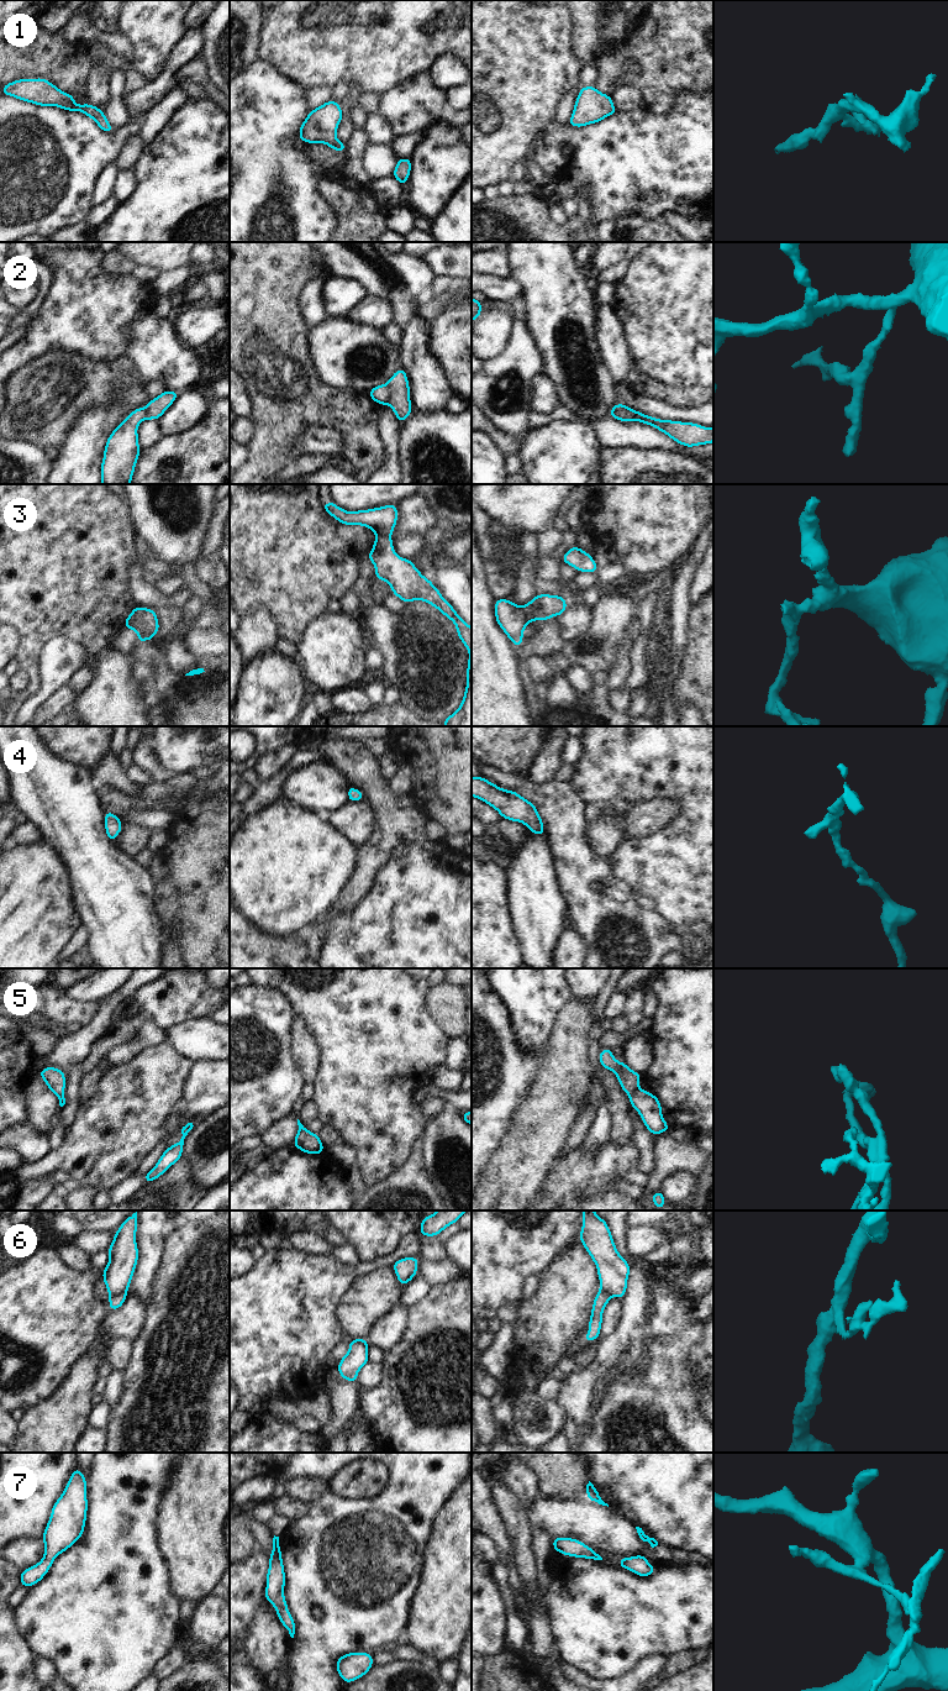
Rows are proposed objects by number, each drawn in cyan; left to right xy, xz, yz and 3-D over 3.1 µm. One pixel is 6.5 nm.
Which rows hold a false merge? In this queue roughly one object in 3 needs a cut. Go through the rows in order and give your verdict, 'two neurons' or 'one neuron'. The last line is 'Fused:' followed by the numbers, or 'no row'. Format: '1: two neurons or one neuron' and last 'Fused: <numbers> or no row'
1: one neuron
2: two neurons
3: two neurons
4: one neuron
5: two neurons
6: two neurons
7: one neuron
Fused: 2, 3, 5, 6

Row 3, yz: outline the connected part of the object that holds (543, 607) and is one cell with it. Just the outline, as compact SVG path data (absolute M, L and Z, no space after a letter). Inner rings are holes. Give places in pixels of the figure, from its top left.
M537 594L523 606L530 621L547 621L555 615L560 616L567 608L568 605L564 597L551 594Z

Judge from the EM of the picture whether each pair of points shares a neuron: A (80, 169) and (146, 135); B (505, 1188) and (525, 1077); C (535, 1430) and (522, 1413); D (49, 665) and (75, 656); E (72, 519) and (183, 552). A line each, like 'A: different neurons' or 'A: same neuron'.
A: different neurons
B: different neurons
C: same neuron
D: same neuron
E: different neurons

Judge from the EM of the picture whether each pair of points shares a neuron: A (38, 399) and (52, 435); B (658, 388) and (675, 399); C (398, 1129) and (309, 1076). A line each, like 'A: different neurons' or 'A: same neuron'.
A: same neuron
B: same neuron
C: different neurons

